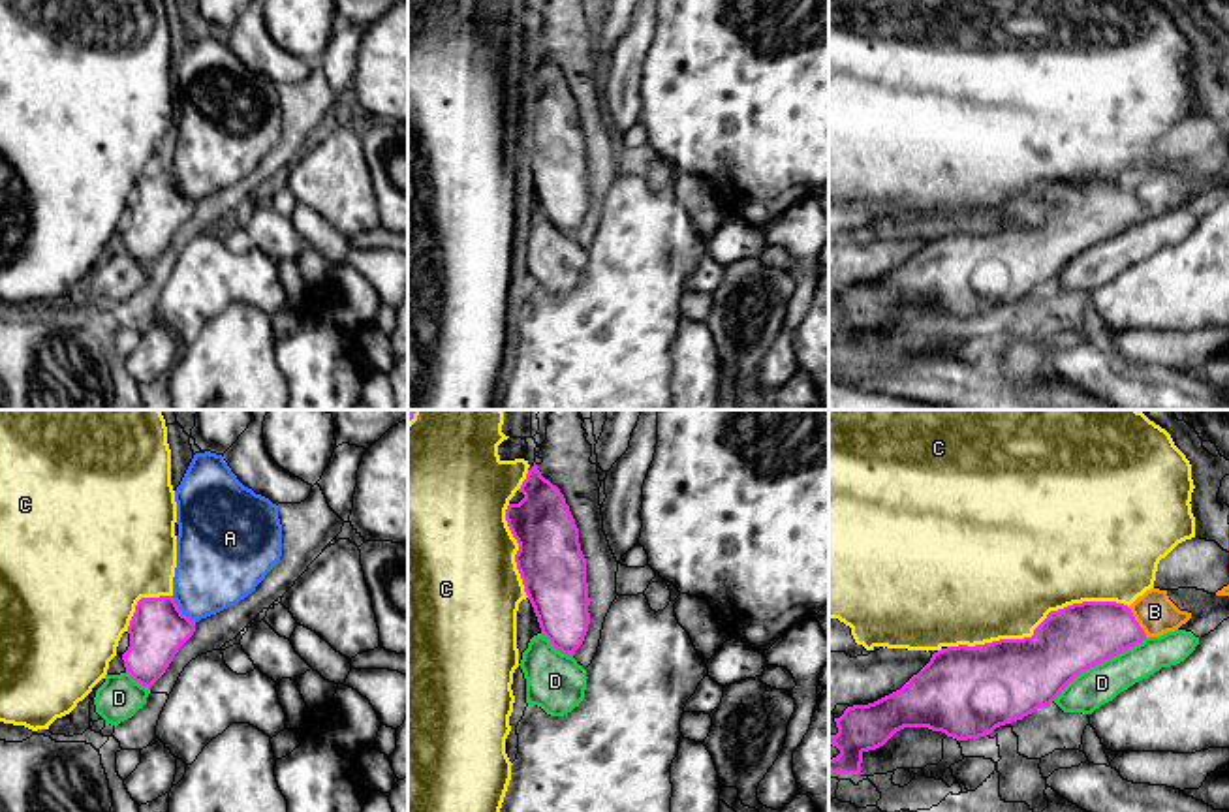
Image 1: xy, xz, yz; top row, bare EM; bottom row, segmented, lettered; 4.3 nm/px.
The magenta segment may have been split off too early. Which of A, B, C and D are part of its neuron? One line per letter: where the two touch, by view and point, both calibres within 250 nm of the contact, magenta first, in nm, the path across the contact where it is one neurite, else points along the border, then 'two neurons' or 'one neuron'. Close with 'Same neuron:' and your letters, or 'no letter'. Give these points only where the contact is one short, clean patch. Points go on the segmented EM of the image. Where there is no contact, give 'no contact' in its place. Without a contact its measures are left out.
A: contact xy (179, 609); calibres 240 and 360 nm; border xy (171, 596), (194, 623); two neurons
B: contact yz (1137, 623); calibres 280 and 170 nm; way yz (1081, 636), (1137, 623), (1154, 611); one neuron
C: contact yz (1038, 626); calibres 340 and 500 nm; two neurons
D: contact yz (1100, 662); calibres 280 and 160 nm; two neurons
Same neuron: B

